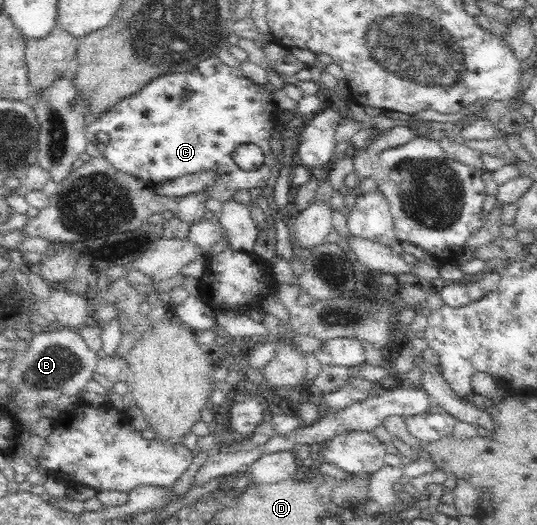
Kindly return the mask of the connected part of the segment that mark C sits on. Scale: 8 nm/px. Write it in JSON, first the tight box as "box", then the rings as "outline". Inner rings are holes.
{"box":[87,55,278,203],"outline":[[[216,55],[205,58],[188,71],[164,73],[142,85],[130,97],[121,98],[107,113],[87,125],[87,141],[100,148],[103,155],[118,171],[136,176],[151,186],[175,180],[178,177],[198,171],[215,171],[217,182],[213,188],[206,189],[211,198],[222,203],[230,199],[238,189],[264,188],[275,165],[275,154],[270,139],[278,125],[278,107],[268,99],[268,89],[264,85],[250,81],[241,68],[228,67]],[[98,132],[110,136],[107,145],[96,140]],[[252,143],[262,150],[262,165],[252,171],[244,171],[233,160],[232,152],[241,145]]]}

